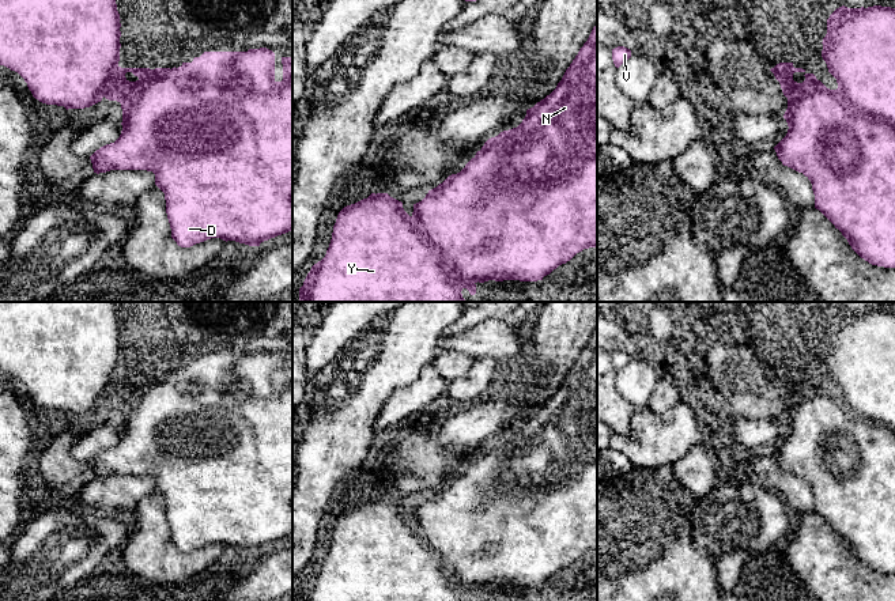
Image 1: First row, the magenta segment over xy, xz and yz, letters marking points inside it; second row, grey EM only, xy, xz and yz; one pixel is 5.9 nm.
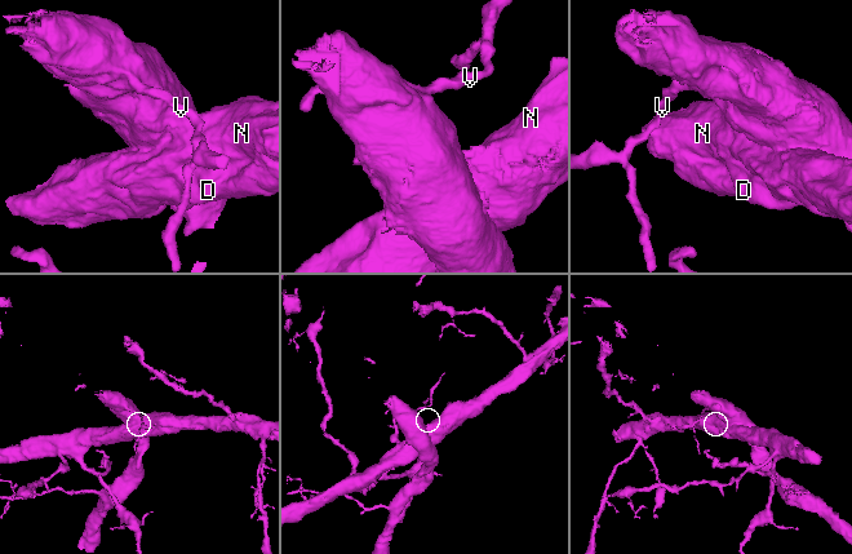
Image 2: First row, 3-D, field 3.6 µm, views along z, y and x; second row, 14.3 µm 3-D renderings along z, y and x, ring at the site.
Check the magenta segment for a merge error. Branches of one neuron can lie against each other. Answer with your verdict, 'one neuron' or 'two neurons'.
two neurons

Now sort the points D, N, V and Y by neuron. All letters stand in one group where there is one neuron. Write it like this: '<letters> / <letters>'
D N / V Y

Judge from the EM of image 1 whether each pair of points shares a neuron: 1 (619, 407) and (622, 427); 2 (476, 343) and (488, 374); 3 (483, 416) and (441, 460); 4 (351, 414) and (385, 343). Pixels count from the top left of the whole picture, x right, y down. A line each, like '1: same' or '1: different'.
1: same
2: different
3: different
4: same

